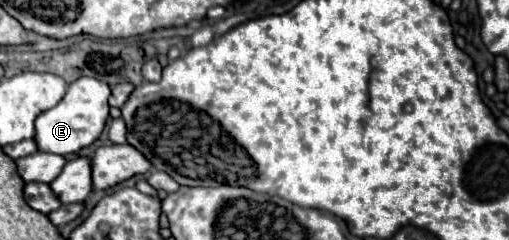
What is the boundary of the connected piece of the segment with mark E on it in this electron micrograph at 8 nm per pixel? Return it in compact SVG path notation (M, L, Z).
M79 78L73 84L69 84L67 94L63 100L53 106L47 112L41 112L35 120L35 142L41 152L49 154L59 154L59 156L69 156L77 154L81 148L91 146L99 134L105 128L105 120L109 116L109 100L111 88L105 82L99 82L97 78Z

